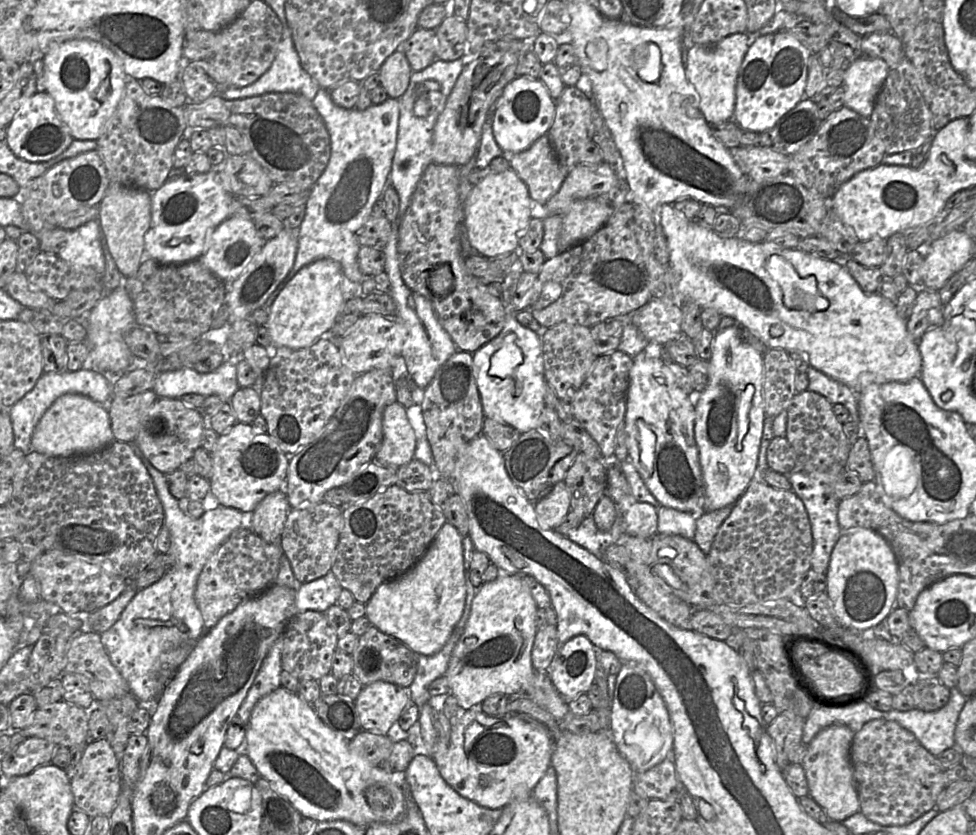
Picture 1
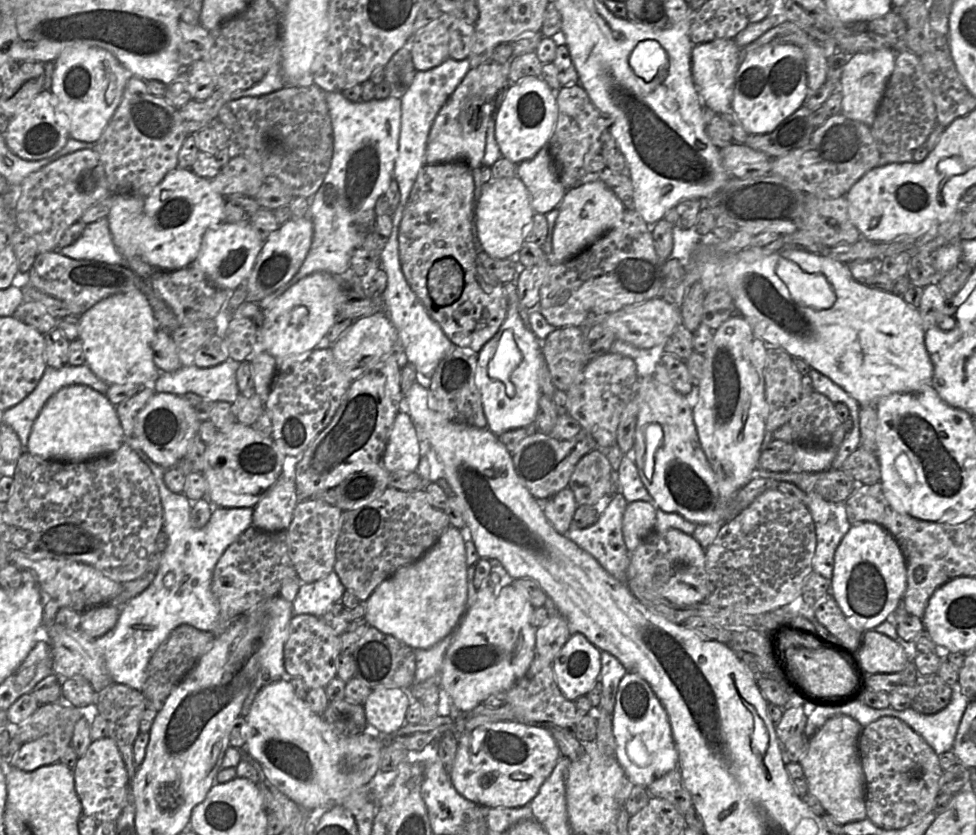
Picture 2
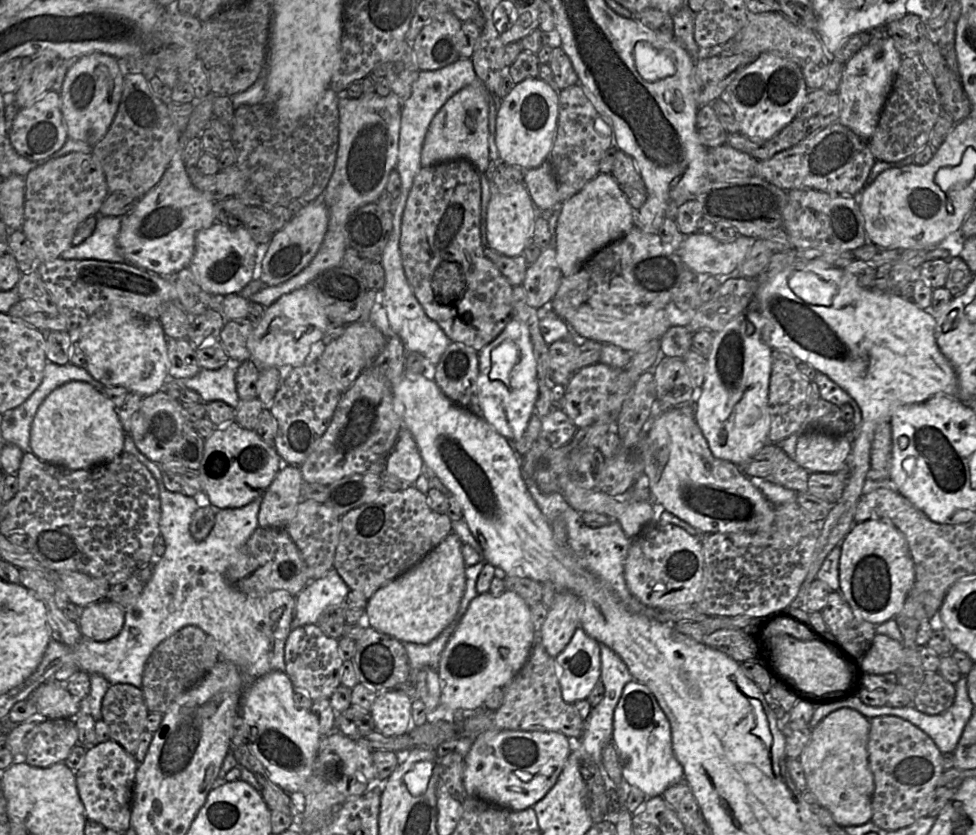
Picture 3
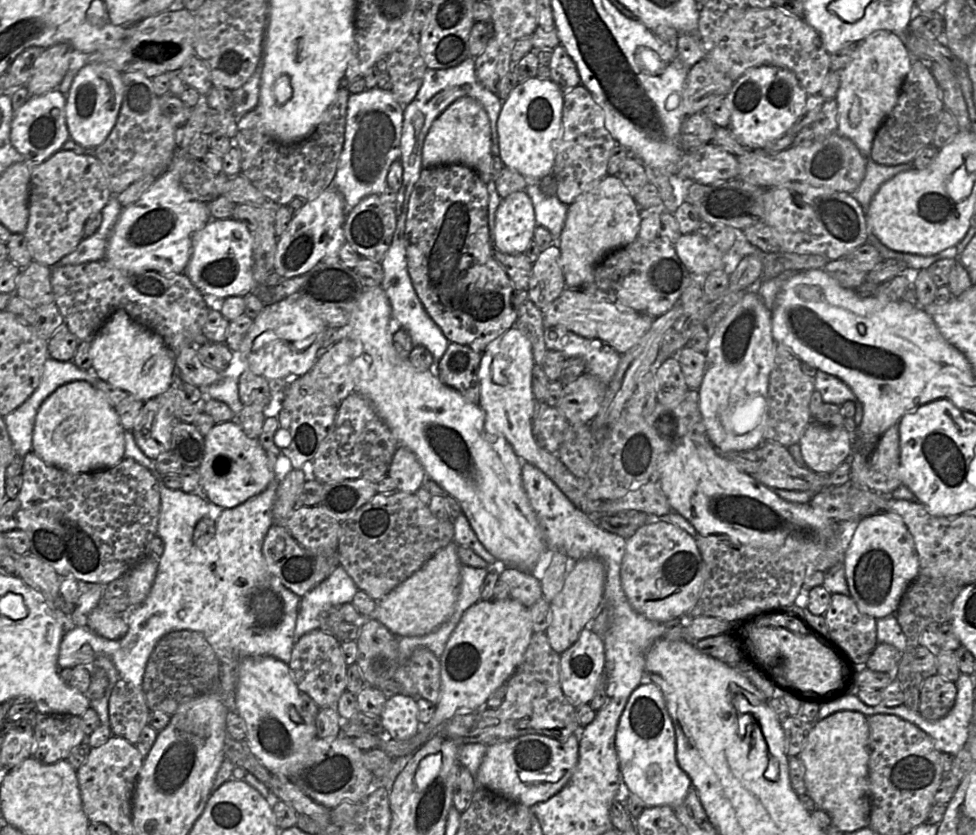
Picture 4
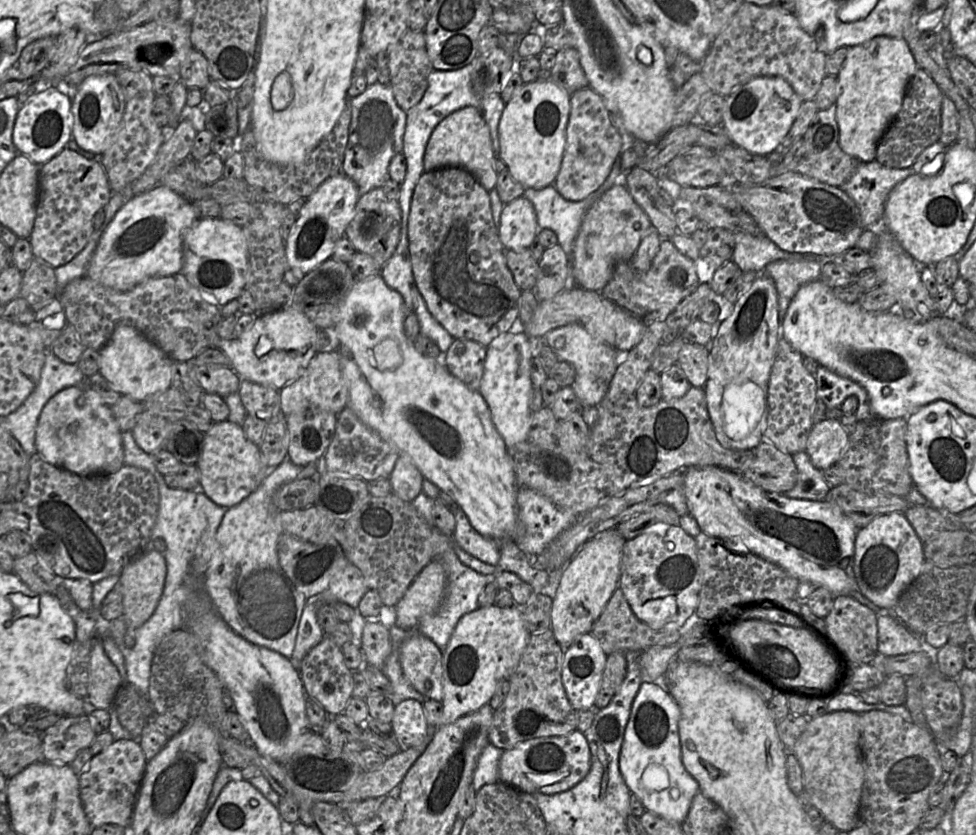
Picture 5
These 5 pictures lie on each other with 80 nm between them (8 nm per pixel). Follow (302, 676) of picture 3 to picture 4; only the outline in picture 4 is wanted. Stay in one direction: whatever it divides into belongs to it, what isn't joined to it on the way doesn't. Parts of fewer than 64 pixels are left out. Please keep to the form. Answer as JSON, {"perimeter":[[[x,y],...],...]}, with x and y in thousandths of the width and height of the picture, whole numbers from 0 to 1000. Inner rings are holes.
{"perimeter":[[[328,752],[311,759],[301,771],[296,800],[307,829],[315,830],[325,844],[344,847],[344,843],[356,826],[356,799],[349,770],[340,759]]]}

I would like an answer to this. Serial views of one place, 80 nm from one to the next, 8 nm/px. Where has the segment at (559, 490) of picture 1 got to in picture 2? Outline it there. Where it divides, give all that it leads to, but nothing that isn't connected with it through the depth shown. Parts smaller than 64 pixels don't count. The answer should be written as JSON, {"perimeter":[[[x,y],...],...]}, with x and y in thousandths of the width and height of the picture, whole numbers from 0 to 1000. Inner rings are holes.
{"perimeter":[[[578,584],[555,602],[556,613],[568,634],[580,641],[586,619],[591,610],[591,601],[584,584]]]}

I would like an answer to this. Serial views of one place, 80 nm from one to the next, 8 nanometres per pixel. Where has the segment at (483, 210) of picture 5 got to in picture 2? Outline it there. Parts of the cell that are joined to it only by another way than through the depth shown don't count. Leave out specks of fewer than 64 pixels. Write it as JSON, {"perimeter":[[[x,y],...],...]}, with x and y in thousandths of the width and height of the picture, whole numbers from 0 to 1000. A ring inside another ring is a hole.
{"perimeter":[[[473,193],[436,196],[424,219],[409,272],[409,308],[415,333],[440,378],[458,405],[480,420],[490,423],[505,405],[519,377],[515,340],[490,315],[485,291],[487,219],[484,202]]]}

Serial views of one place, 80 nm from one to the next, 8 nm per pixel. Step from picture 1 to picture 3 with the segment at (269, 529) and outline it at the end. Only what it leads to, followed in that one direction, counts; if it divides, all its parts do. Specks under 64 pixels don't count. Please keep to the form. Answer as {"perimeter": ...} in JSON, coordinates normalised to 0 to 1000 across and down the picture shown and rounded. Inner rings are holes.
{"perimeter":[[[295,557],[287,563],[268,593],[264,614],[265,631],[293,634],[309,600],[310,580],[305,558]]]}

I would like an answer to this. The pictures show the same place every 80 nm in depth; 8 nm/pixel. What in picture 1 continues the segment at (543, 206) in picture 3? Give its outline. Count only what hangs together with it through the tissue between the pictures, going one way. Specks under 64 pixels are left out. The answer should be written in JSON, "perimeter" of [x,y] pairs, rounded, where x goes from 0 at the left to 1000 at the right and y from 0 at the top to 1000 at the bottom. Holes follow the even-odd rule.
{"perimeter":[[[561,162],[532,183],[515,182],[523,201],[540,223],[545,247],[557,246],[574,226],[582,204],[573,195]]]}

